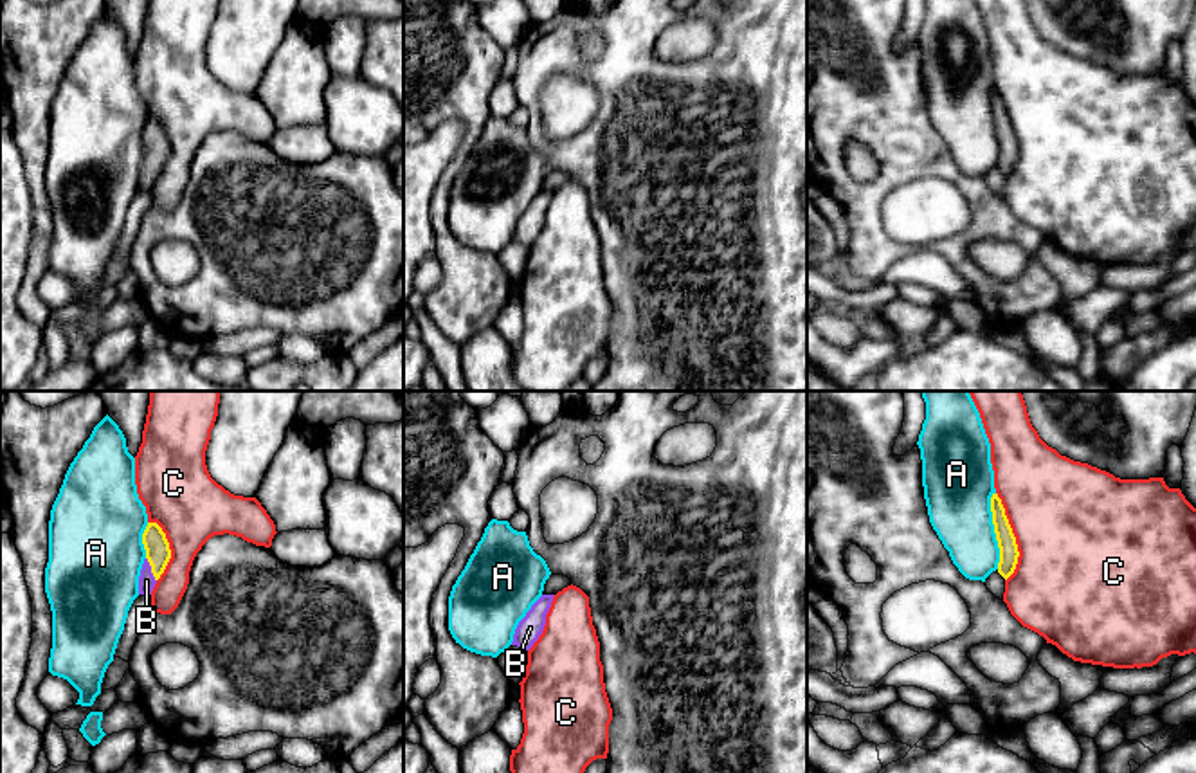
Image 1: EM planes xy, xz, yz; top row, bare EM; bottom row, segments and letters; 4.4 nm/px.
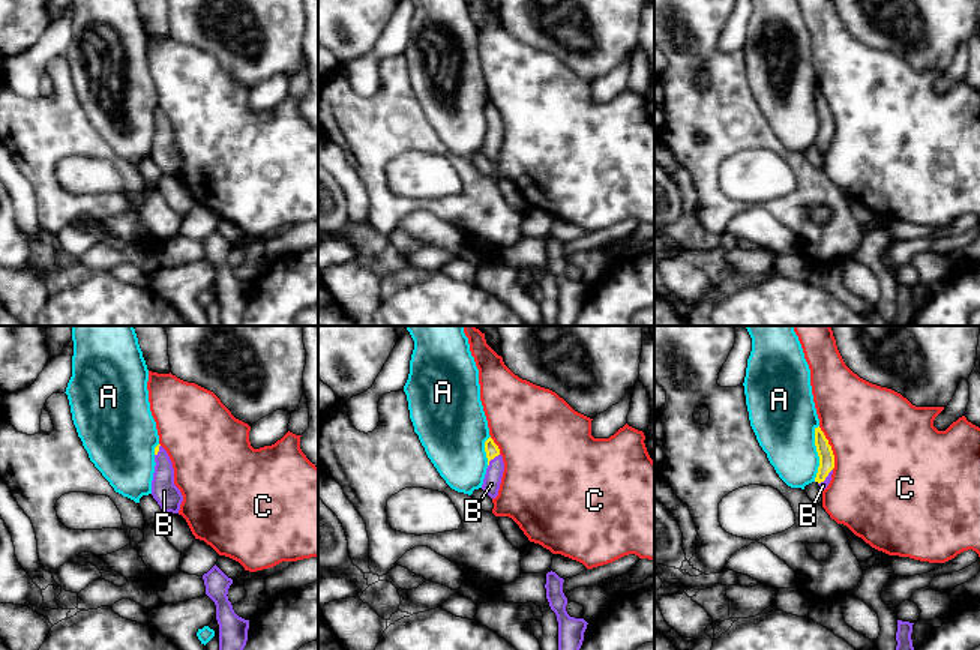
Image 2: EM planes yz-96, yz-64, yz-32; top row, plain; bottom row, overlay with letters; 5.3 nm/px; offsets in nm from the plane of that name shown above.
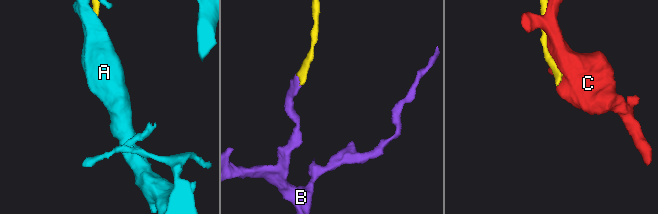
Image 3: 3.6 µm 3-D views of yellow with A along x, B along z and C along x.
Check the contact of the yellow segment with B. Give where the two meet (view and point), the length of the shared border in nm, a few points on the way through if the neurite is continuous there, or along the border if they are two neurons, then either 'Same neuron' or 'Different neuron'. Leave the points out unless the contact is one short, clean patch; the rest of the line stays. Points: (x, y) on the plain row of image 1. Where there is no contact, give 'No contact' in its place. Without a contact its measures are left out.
Touches yellow at xy (152, 166). Shared border 120 nm. Path across: xy (157, 145), (152, 166), (146, 177). Same neuron

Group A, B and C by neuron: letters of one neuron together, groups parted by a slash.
A / B / C

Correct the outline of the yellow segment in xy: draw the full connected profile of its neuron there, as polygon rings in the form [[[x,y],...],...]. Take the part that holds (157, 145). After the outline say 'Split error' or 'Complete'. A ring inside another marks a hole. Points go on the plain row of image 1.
[[[148,119],[142,130],[142,141],[146,155],[139,173],[139,191],[151,191],[157,177],[171,155],[171,146],[166,130],[157,119]]]. Split error

